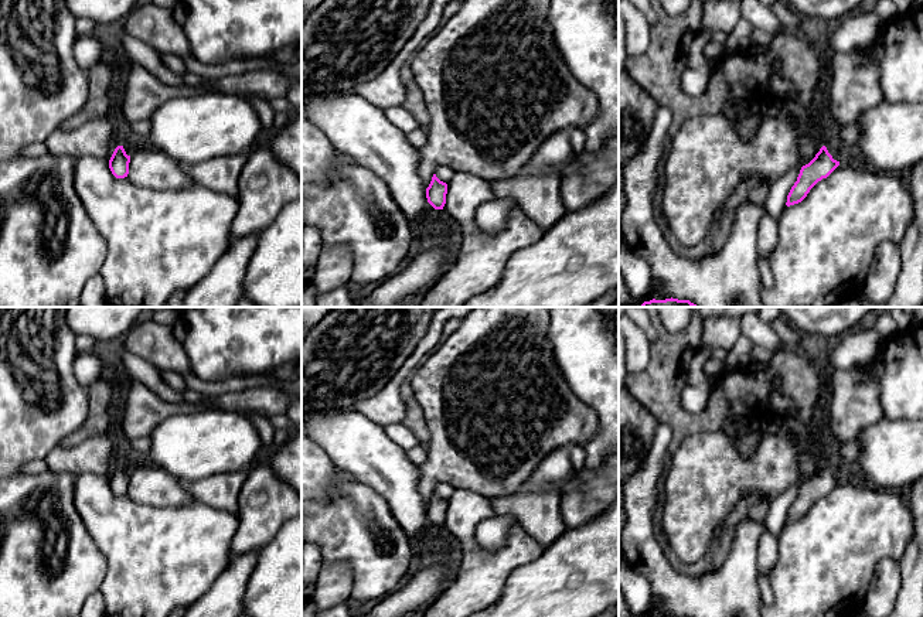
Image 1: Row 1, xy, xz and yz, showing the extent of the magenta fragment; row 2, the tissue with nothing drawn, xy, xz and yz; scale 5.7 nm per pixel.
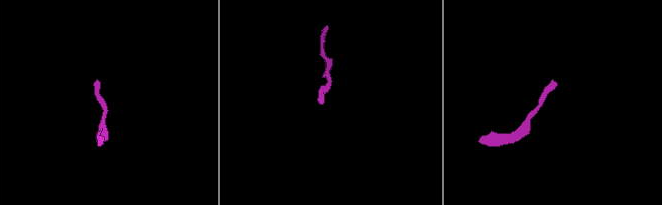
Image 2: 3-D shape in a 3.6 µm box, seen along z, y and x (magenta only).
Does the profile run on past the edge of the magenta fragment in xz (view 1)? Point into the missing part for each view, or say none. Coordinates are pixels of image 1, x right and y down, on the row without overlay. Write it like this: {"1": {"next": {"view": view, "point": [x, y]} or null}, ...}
{"1": {"next": null}}

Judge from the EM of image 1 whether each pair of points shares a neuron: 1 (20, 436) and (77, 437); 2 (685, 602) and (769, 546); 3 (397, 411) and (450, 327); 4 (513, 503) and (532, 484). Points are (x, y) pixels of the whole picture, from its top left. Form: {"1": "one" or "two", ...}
{"1": "two", "2": "two", "3": "two", "4": "two"}

